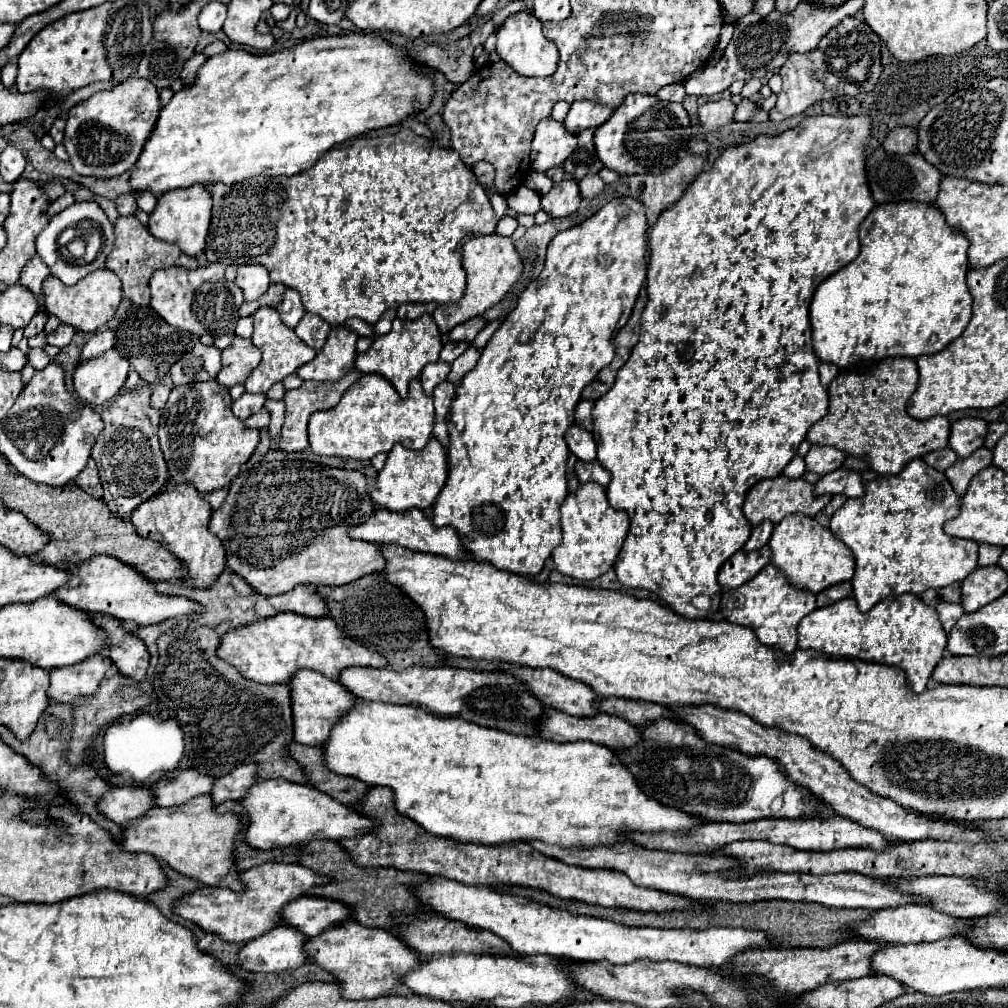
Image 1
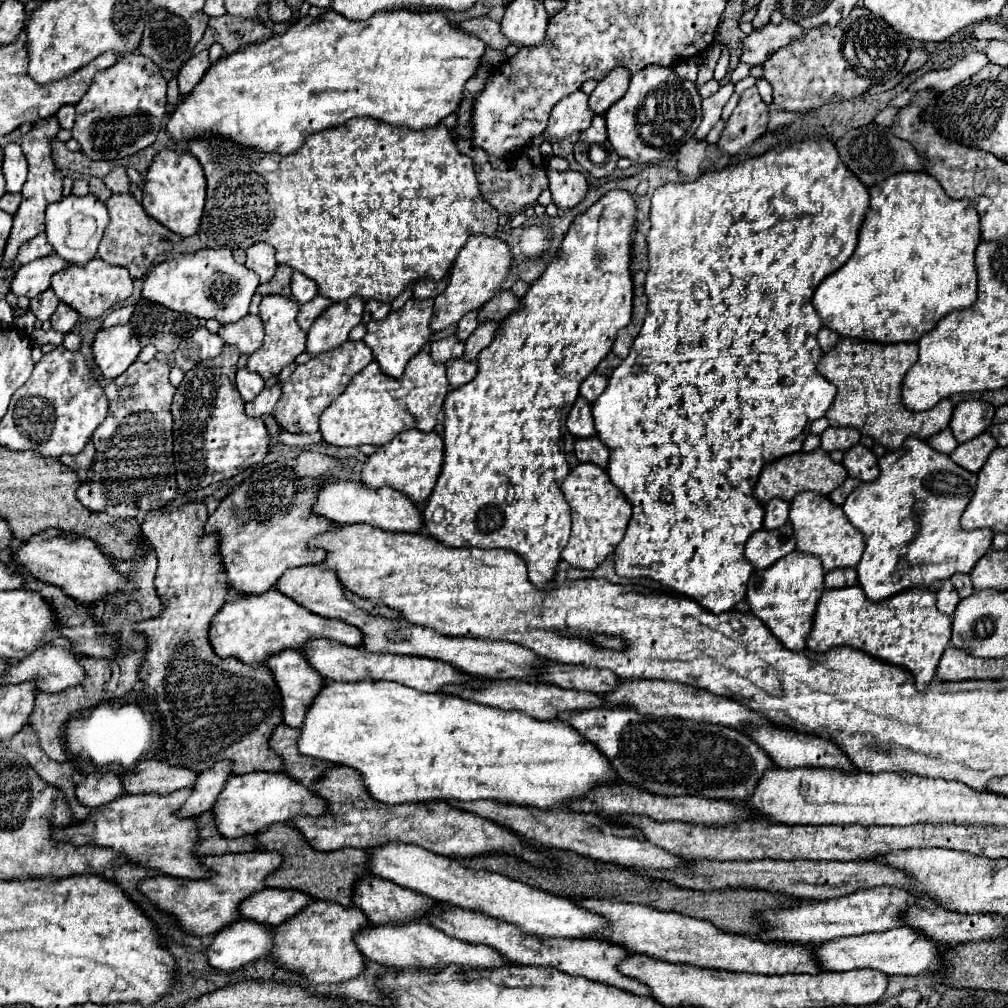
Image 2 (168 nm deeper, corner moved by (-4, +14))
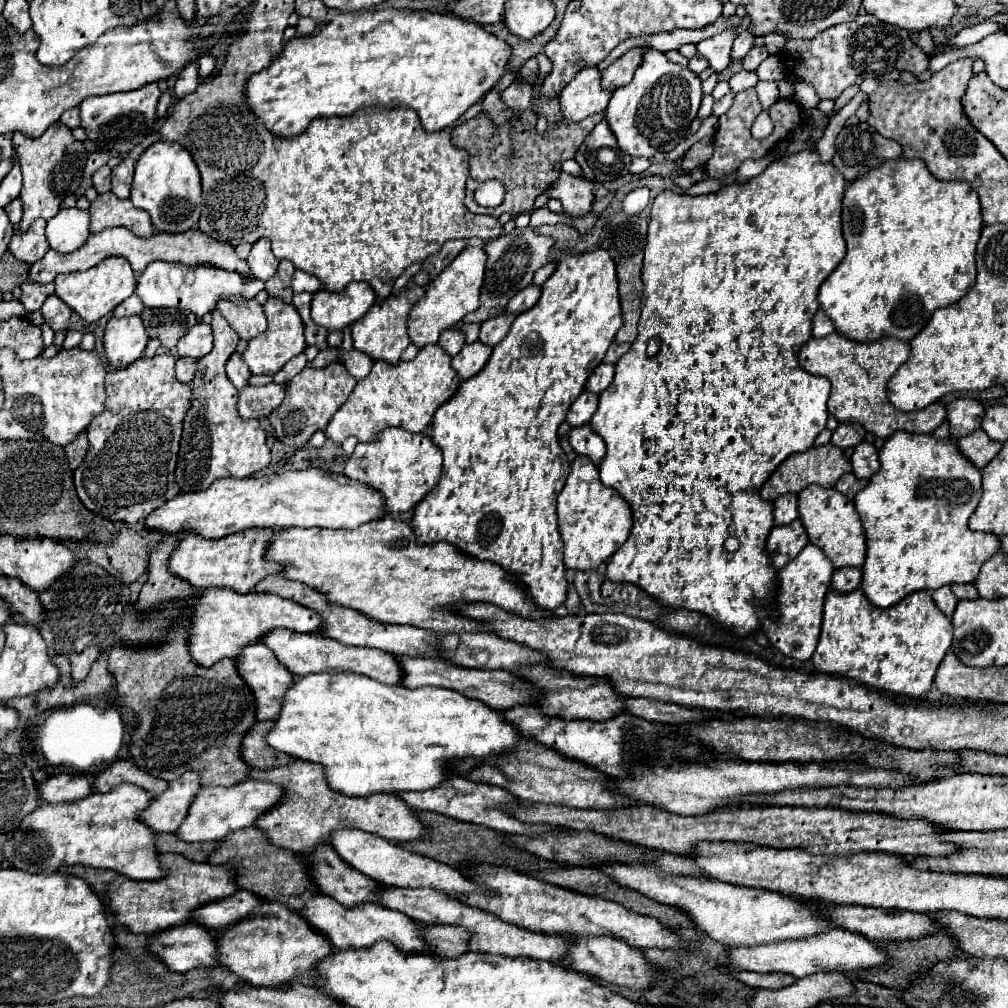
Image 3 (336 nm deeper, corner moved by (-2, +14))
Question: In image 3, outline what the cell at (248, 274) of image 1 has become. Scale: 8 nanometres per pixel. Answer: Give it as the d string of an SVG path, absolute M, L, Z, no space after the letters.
M260 239L254 243L246 261L248 261L254 277L260 281L268 281L270 277L274 277L276 267L280 263L280 259L276 259L270 249L270 241L266 241L266 239Z

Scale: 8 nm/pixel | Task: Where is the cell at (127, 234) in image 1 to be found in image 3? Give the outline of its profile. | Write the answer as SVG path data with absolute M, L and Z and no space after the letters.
M114 193L98 195L90 205L90 231L98 233L108 227L126 227L140 237L150 237L154 233L150 215L136 209L128 199L118 199Z

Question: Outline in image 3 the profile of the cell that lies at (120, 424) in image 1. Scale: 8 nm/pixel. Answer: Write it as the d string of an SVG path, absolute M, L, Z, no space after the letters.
M162 353L154 357L140 357L124 369L110 371L106 375L106 409L94 417L88 433L88 453L84 461L74 471L74 485L80 501L92 513L124 523L138 523L148 513L164 505L168 499L180 493L180 487L174 479L174 469L178 461L178 447L182 439L182 421L186 409L190 409L190 385L176 381L174 377L174 355Z

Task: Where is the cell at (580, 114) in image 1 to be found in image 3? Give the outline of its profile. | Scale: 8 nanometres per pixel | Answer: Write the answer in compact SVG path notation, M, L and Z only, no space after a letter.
M634 47L630 51L626 51L620 59L616 59L602 73L602 87L614 91L614 89L618 89L622 85L628 85L628 81L632 81L632 75L640 65L640 61L642 61L642 49Z

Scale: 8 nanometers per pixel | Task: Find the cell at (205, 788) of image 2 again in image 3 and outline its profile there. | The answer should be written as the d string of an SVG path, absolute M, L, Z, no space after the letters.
M186 771L182 777L168 783L166 793L152 799L148 809L138 815L138 821L142 821L156 833L174 833L182 825L186 809L190 807L190 801L198 791L200 775L196 771Z

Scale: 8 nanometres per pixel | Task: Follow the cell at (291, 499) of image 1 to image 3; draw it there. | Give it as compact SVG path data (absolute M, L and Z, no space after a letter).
M246 529L222 539L204 539L196 533L180 533L178 547L172 551L168 569L172 575L188 581L194 589L228 587L236 593L250 593L258 581L268 575L280 573L282 565L264 559L266 547L276 531L272 529Z

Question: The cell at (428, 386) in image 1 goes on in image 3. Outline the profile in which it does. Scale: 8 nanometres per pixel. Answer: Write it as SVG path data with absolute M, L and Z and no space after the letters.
M458 325L456 327L450 327L450 329L446 329L442 335L440 335L440 347L444 347L450 355L456 355L462 347L464 347L464 343L466 343L466 337L464 337L464 333L458 329Z

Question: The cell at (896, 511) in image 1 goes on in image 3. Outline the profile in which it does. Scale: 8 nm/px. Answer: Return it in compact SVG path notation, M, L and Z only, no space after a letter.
M898 431L894 433L894 437L890 437L884 447L880 449L880 469L878 473L874 473L870 477L870 483L856 493L854 497L854 507L862 519L862 525L864 525L864 531L866 531L866 559L864 567L862 567L862 591L864 595L868 597L870 603L874 603L876 607L890 607L890 605L896 605L898 601L902 601L906 595L914 593L914 591L934 591L938 587L944 587L944 585L954 585L954 583L974 583L978 573L980 573L980 567L994 555L1000 551L1000 539L992 533L976 533L976 531L970 531L968 529L968 519L970 515L976 511L978 507L978 501L982 497L982 487L980 487L980 471L960 453L958 445L948 439L948 441L938 441L934 435L914 435L914 433L906 433L906 431Z

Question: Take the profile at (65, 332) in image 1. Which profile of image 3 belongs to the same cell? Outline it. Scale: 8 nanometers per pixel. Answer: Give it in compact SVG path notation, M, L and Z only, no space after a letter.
M50 295L44 301L44 305L40 307L40 313L42 313L44 321L52 327L52 331L66 329L68 319L70 319L70 307L62 299L58 299L56 295Z

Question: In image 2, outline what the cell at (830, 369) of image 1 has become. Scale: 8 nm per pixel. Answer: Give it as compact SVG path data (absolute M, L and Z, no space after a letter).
M822 327L820 329L820 333L818 333L818 343L820 343L820 347L822 347L822 351L824 353L828 353L828 351L832 351L834 347L836 347L836 343L840 341L840 337L836 335L836 333L832 333L830 329L826 329L826 327Z

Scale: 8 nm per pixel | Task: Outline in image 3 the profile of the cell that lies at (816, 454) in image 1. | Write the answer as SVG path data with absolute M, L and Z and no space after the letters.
M842 423L842 425L838 425L838 429L832 435L832 445L842 447L842 449L856 447L858 443L864 441L864 435L866 435L866 429L862 425L858 425L858 423Z

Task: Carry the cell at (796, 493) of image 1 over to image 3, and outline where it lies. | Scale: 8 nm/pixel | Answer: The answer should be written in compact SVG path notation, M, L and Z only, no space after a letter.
M822 445L822 447L810 447L808 451L804 453L794 453L790 455L786 461L780 463L780 467L772 473L772 477L762 485L760 489L760 495L766 499L766 501L774 501L776 497L784 495L784 493L800 493L806 485L822 485L822 487L834 487L836 481L850 473L852 471L852 465L850 461L846 459L844 451L834 447L834 445Z

